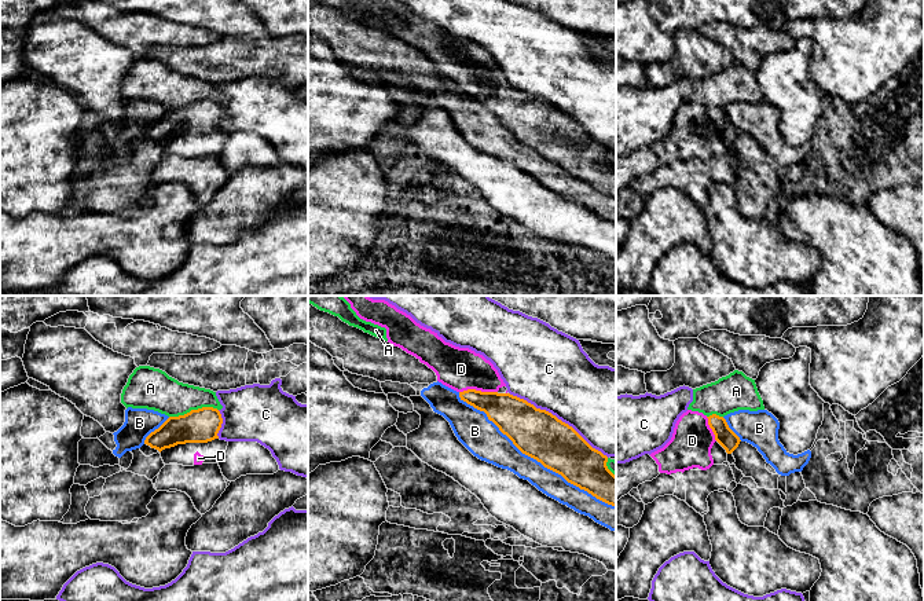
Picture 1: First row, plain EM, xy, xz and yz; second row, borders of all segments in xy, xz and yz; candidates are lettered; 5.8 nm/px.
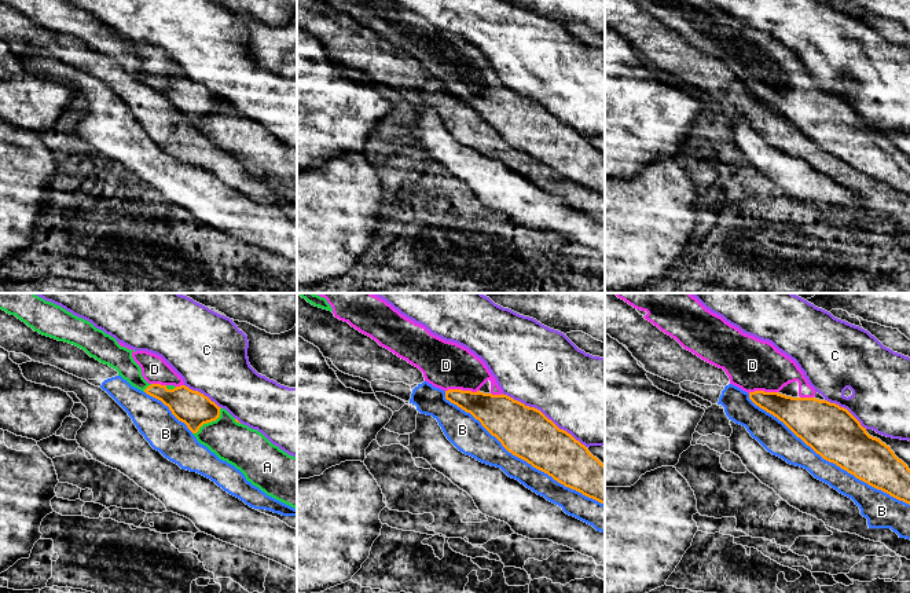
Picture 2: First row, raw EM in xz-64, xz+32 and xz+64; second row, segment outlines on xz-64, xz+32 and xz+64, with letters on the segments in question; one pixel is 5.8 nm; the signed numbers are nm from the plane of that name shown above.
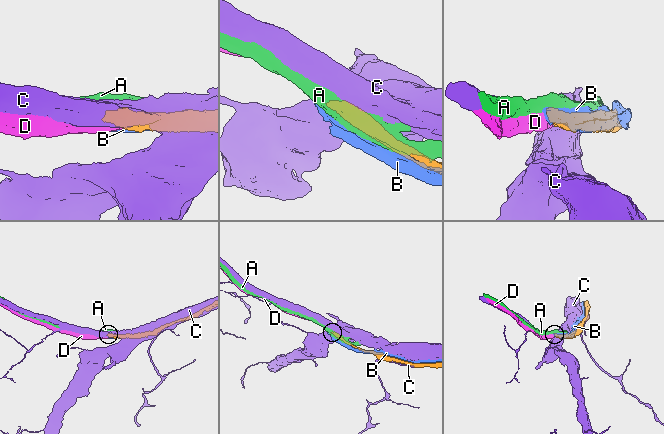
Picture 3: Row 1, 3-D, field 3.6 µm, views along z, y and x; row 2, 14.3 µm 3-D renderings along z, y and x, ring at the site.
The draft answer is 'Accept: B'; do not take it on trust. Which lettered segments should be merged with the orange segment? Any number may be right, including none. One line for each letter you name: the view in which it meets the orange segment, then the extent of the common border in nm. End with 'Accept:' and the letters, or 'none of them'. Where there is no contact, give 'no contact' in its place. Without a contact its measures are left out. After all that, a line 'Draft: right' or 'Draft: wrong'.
D: contact in xz; length 220 nm
Accept: D
Draft: wrong

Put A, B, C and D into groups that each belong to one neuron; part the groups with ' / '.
A / B / C / D

